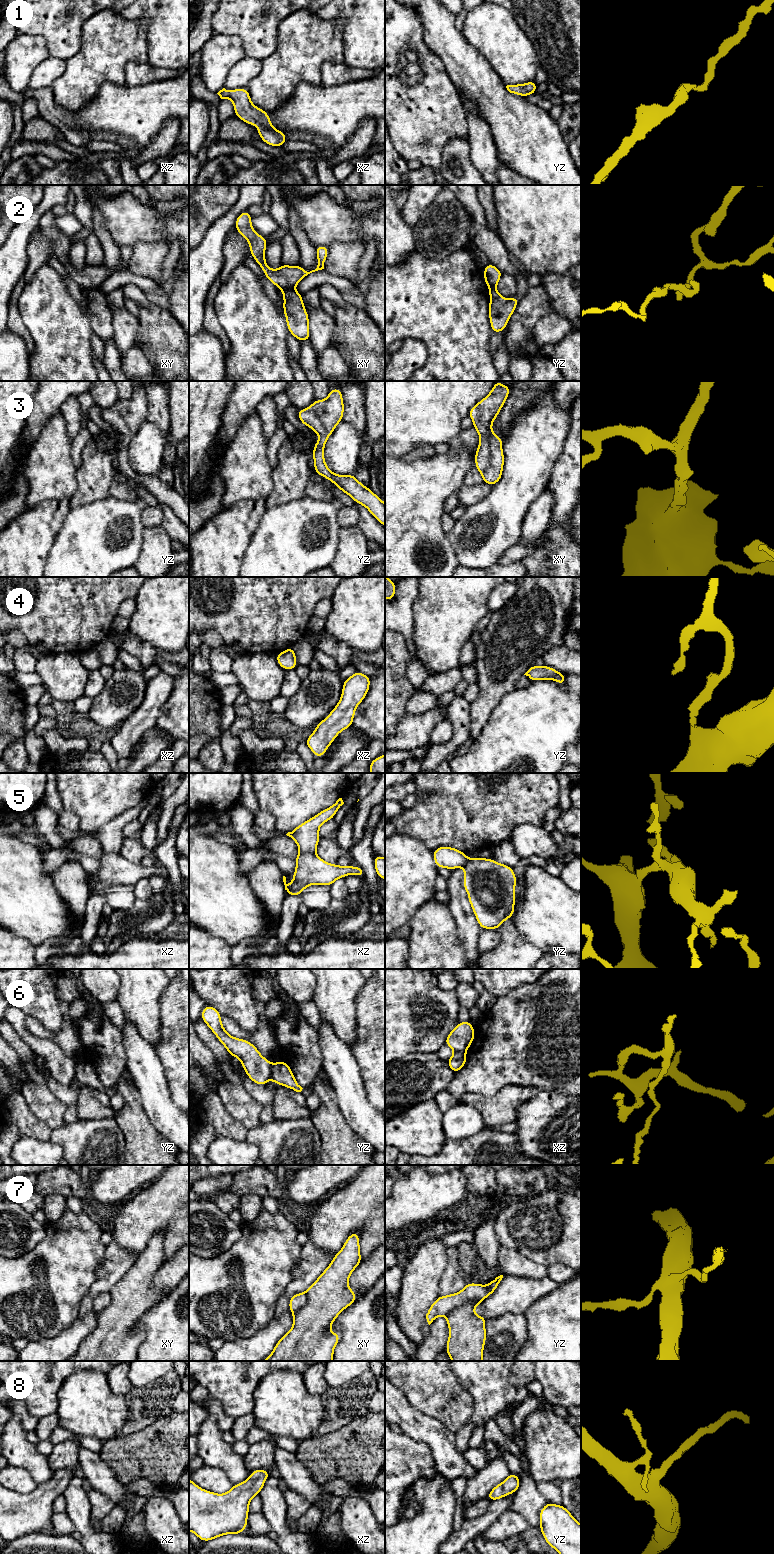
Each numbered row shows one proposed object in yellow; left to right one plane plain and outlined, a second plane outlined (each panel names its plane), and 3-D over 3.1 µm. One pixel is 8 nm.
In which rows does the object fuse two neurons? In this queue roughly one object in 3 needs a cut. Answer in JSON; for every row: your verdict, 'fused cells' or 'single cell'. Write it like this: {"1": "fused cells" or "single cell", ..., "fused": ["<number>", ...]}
{"1": "single cell", "2": "fused cells", "3": "single cell", "4": "single cell", "5": "fused cells", "6": "fused cells", "7": "single cell", "8": "single cell", "fused": ["2", "5", "6"]}

